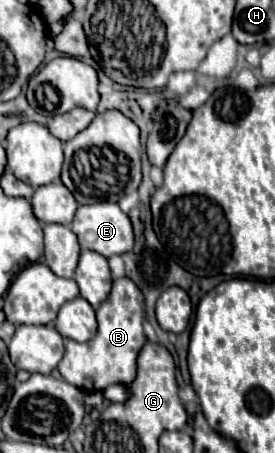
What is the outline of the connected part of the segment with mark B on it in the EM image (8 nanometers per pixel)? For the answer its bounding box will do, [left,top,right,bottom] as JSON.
[60,279,146,391]

